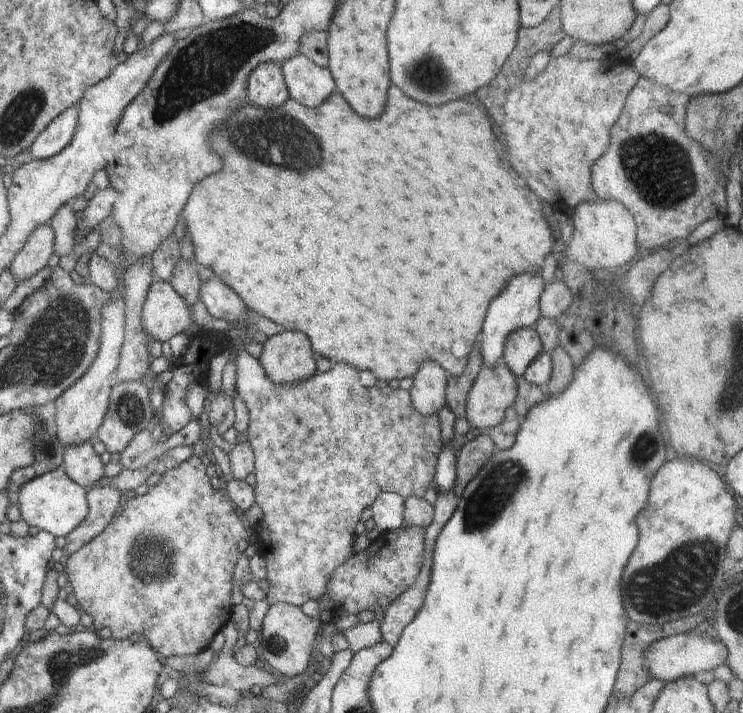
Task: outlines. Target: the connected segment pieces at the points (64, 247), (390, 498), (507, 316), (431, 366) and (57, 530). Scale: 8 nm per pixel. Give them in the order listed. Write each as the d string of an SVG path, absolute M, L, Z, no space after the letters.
M68 202L61 206L49 222L55 234L54 253L60 257L70 253L76 246L74 242L78 240L76 229L78 215L72 211L71 205L72 203Z
M383 491L368 509L380 532L393 531L404 526L405 499L392 491Z
M542 272L520 274L508 280L506 288L502 294L498 294L492 302L483 322L483 329L480 334L480 342L478 346L481 348L484 365L496 364L503 355L504 345L507 336L520 327L533 327L537 324L537 320L541 316L539 309L539 298L544 290L544 279Z
M424 362L413 376L413 386L409 390L413 405L423 415L433 415L447 404L445 390L447 372L437 363Z
M63 465L56 470L48 471L23 484L17 494L17 507L21 519L32 530L49 532L52 536L66 536L85 518L89 511L86 489L68 478Z

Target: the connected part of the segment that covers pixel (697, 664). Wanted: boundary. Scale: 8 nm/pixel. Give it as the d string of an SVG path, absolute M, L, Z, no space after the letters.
M686 633L668 638L658 639L643 652L643 666L652 679L658 679L664 684L674 682L685 676L700 676L701 673L713 671L720 664L724 664L722 650L724 646L712 638L689 636Z

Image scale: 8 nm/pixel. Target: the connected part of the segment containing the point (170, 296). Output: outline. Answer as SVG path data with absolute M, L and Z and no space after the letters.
M154 279L148 287L145 303L141 308L142 330L151 337L151 341L166 342L173 336L183 333L195 321L194 311L190 310L184 299L172 288L168 282Z

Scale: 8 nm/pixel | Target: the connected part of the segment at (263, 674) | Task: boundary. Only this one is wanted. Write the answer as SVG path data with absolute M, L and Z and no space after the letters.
M228 621L222 628L225 643L220 653L216 654L214 662L204 669L206 683L222 685L233 688L239 693L250 691L250 688L258 686L265 689L270 685L276 685L282 679L276 673L272 674L266 669L242 666L235 658L234 651L238 642L238 630L233 621Z

